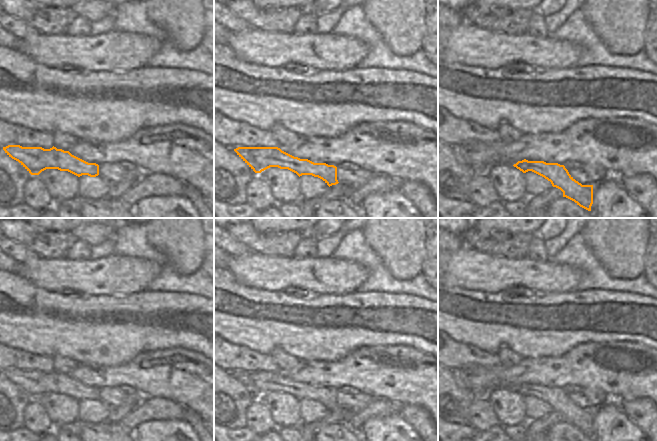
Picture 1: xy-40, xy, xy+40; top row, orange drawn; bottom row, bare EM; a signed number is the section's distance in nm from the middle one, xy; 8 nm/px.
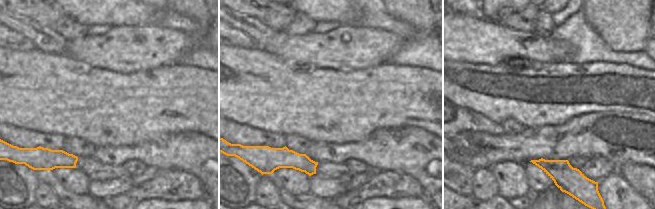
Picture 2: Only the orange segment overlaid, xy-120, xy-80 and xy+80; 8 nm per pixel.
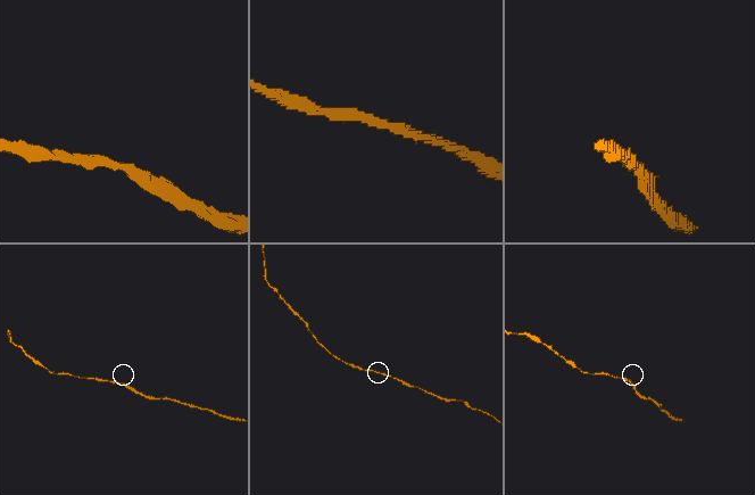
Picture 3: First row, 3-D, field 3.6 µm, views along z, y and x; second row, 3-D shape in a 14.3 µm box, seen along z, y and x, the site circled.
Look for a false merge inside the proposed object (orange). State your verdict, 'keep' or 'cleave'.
keep

